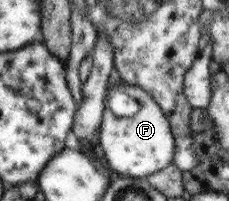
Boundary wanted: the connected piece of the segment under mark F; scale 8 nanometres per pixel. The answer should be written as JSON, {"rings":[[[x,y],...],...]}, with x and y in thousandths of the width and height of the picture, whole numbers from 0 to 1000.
{"rings":[[[533,413],[476,443],[424,662],[424,741],[498,856],[638,886],[760,801],[764,706],[729,582],[629,443]]]}

